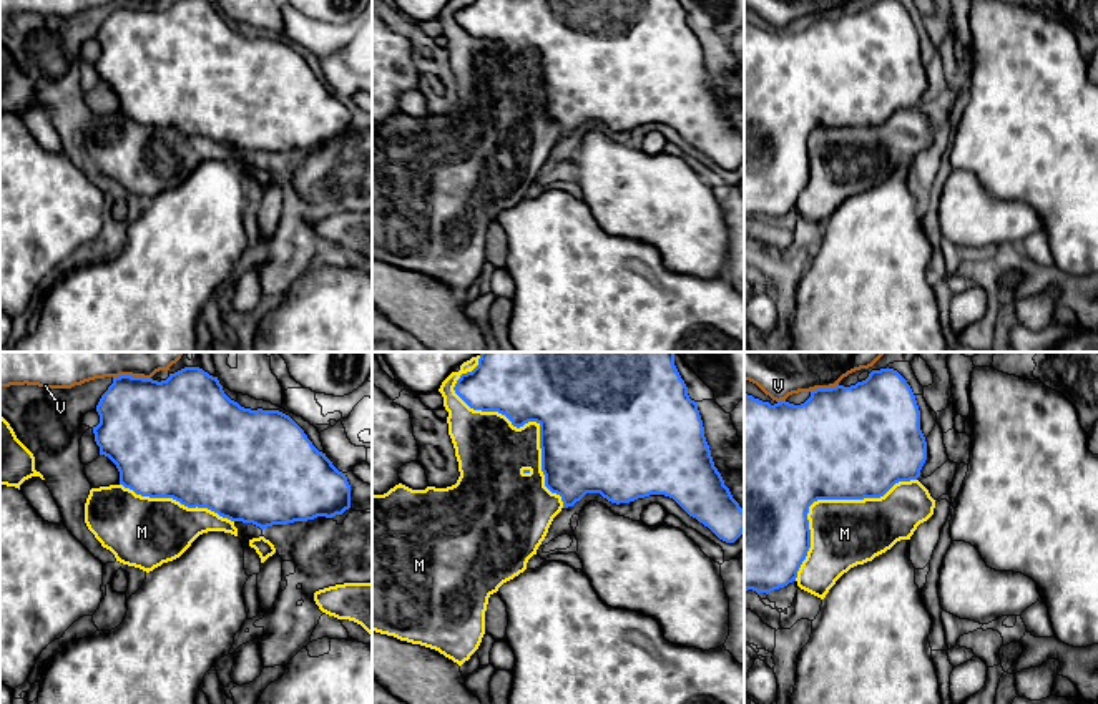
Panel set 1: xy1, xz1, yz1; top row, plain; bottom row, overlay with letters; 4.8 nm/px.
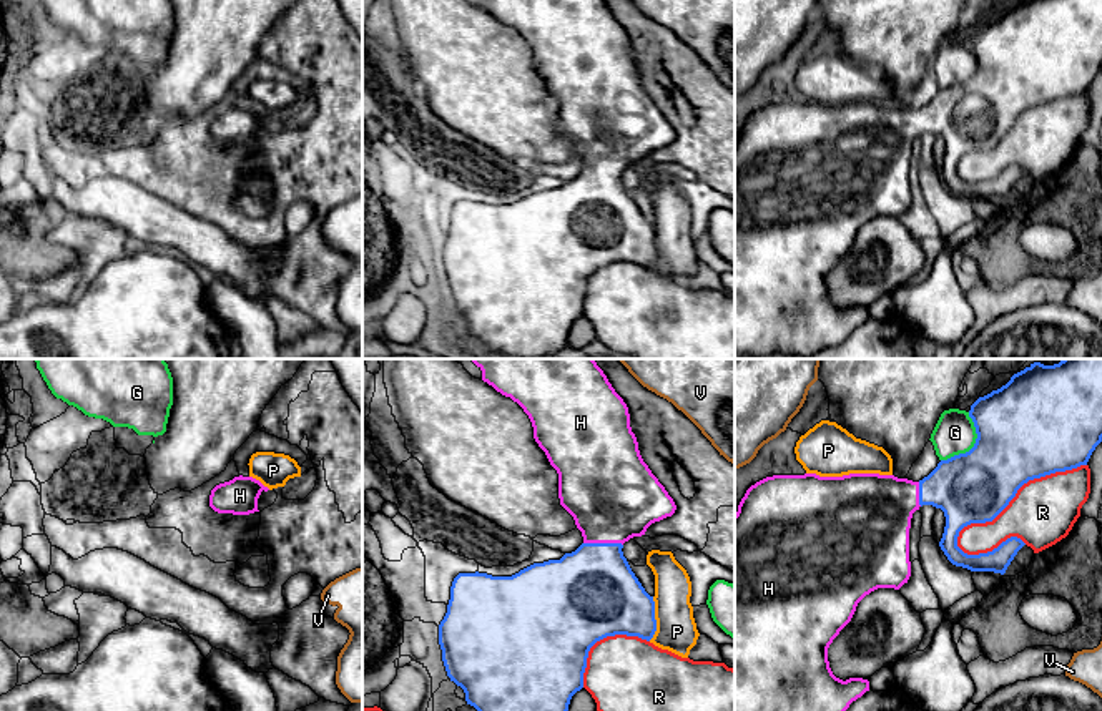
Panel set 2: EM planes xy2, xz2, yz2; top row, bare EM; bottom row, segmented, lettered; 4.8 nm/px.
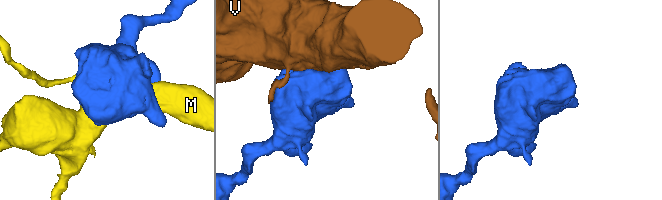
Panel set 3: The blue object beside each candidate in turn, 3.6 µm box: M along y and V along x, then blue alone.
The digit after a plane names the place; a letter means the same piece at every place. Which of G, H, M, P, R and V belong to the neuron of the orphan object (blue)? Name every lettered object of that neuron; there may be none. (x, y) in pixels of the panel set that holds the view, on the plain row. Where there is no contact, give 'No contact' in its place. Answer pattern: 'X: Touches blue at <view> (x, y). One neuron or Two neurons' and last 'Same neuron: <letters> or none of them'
G: Touches blue at yz2 (974, 73). Two neurons
H: Touches blue at xz2 (604, 171). One neuron
M: Touches blue at xz1 (530, 48). Two neurons
P: Touches blue at xz2 (654, 246). Two neurons
R: Touches blue at yz2 (1016, 120). Two neurons
V: Touches blue at yz1 (823, 17). Two neurons
Same neuron: H

